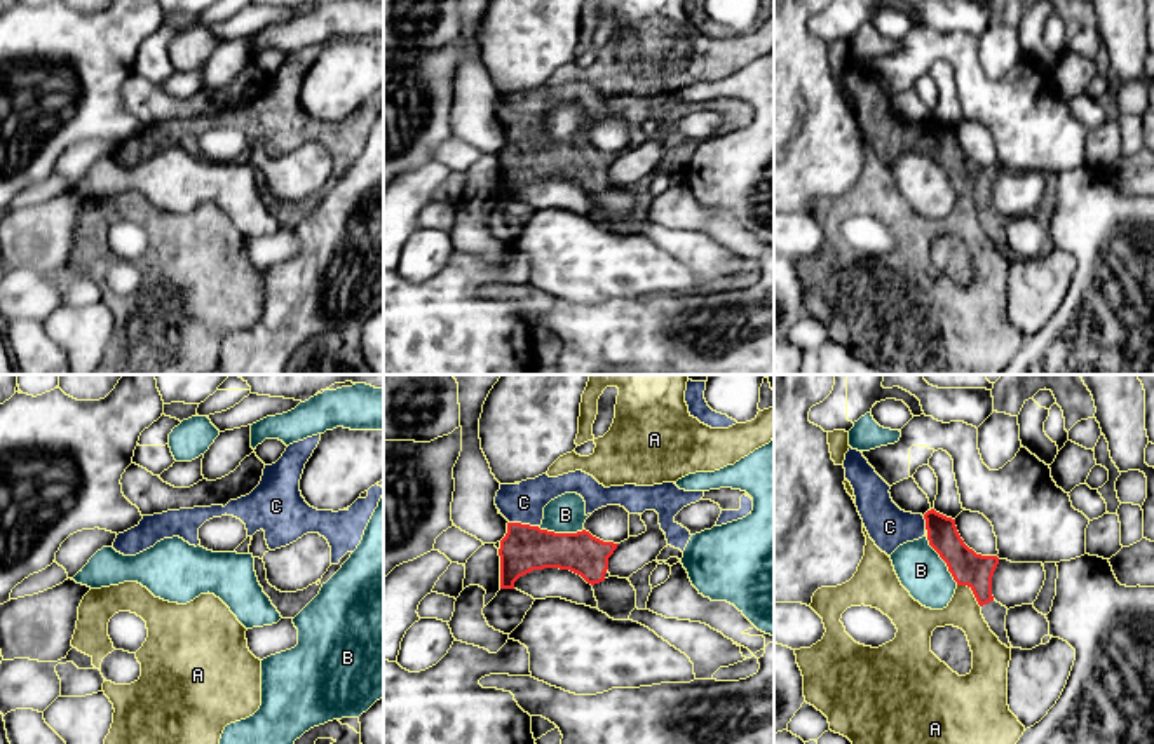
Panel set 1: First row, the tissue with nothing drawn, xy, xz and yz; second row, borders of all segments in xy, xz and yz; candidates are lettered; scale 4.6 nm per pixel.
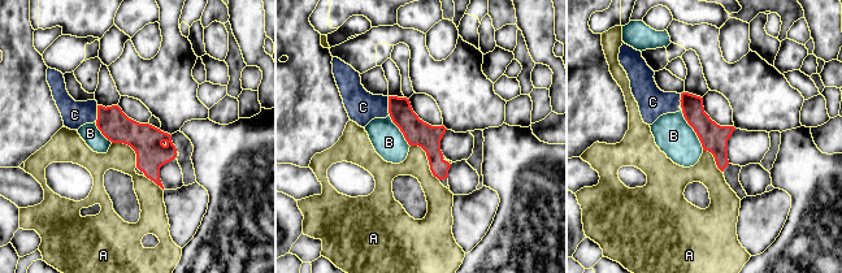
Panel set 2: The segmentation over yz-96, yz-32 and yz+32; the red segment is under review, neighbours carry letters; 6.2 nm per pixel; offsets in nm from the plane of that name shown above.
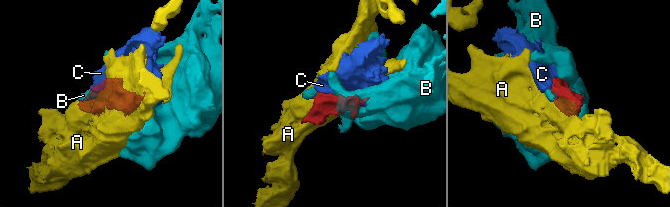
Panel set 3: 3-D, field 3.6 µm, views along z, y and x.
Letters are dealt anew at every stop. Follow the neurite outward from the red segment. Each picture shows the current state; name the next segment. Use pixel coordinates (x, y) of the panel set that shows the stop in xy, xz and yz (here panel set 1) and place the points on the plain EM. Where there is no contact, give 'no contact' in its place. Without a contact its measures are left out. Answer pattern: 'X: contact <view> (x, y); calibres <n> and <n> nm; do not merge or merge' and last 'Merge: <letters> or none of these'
A: contact yz (973, 202); calibres 160 and 150 nm; do not merge
B: contact yz (943, 169); calibres 160 and 220 nm; do not merge
C: contact xz (523, 135); calibres 220 and 180 nm; merge
Merge: C

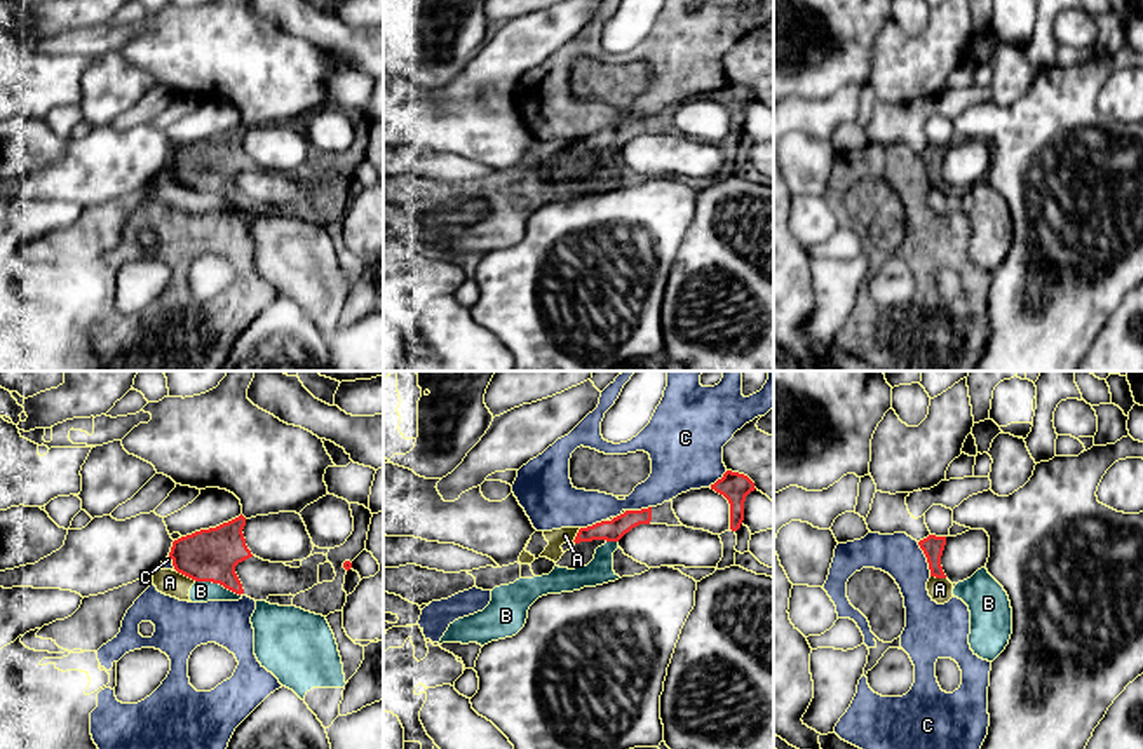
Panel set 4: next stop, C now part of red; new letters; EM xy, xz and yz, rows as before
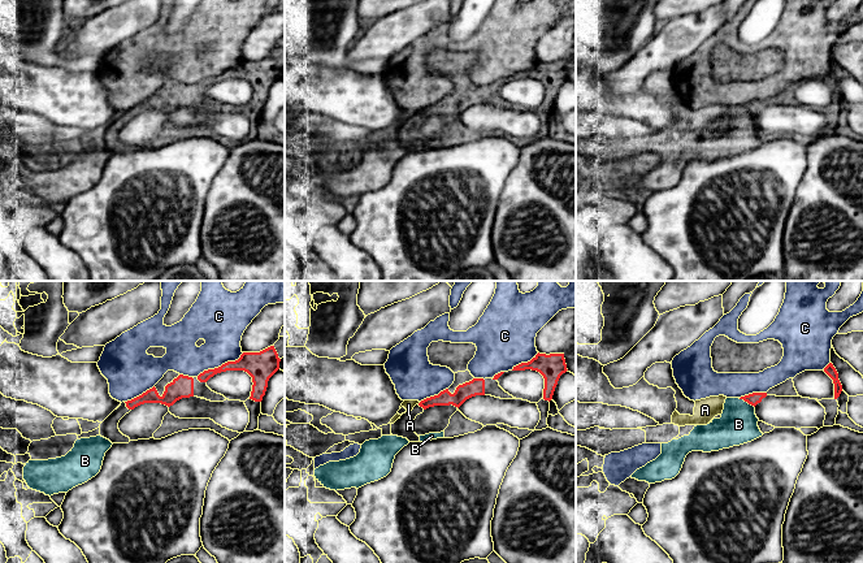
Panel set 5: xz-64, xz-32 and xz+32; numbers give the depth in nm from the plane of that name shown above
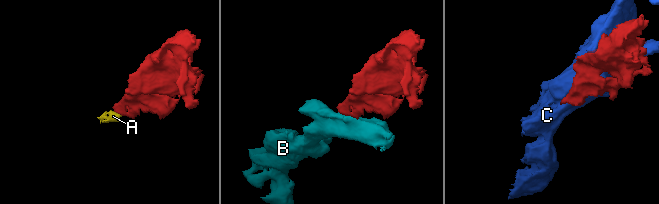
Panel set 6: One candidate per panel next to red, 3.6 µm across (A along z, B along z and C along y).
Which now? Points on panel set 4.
A: contact xy (187, 185); calibres 240 and 120 nm; do not merge
B: contact xy (218, 192); calibres 240 and 100 nm; do not merge
C: contact yz (927, 169); calibres 100 and 200 nm; do not merge
Merge: none of these

